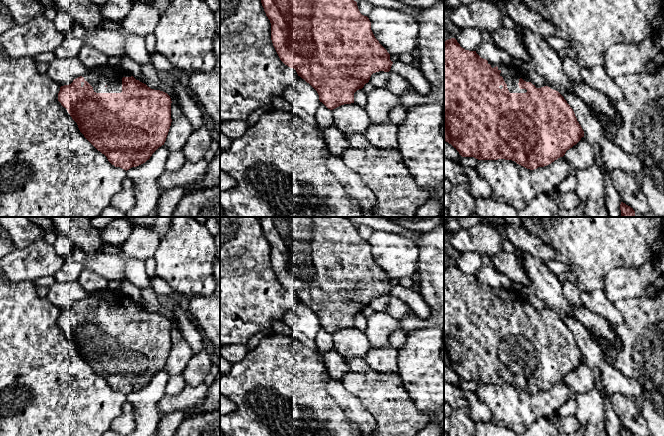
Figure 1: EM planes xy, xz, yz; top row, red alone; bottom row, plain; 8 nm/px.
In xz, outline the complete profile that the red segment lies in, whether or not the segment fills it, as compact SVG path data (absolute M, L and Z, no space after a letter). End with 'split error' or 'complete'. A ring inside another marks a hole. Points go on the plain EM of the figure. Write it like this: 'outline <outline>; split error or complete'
outline M260 217L259 221L270 244L271 264L280 284L317 315L320 326L328 333L354 327L354 317L369 306L373 297L390 295L390 278L375 262L369 242L360 237L357 226L346 217Z; complete

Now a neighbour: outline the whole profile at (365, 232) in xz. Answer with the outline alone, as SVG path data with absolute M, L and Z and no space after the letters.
M365 225L357 226L358 233L360 237L364 240L368 240L368 238L373 234L374 230Z

